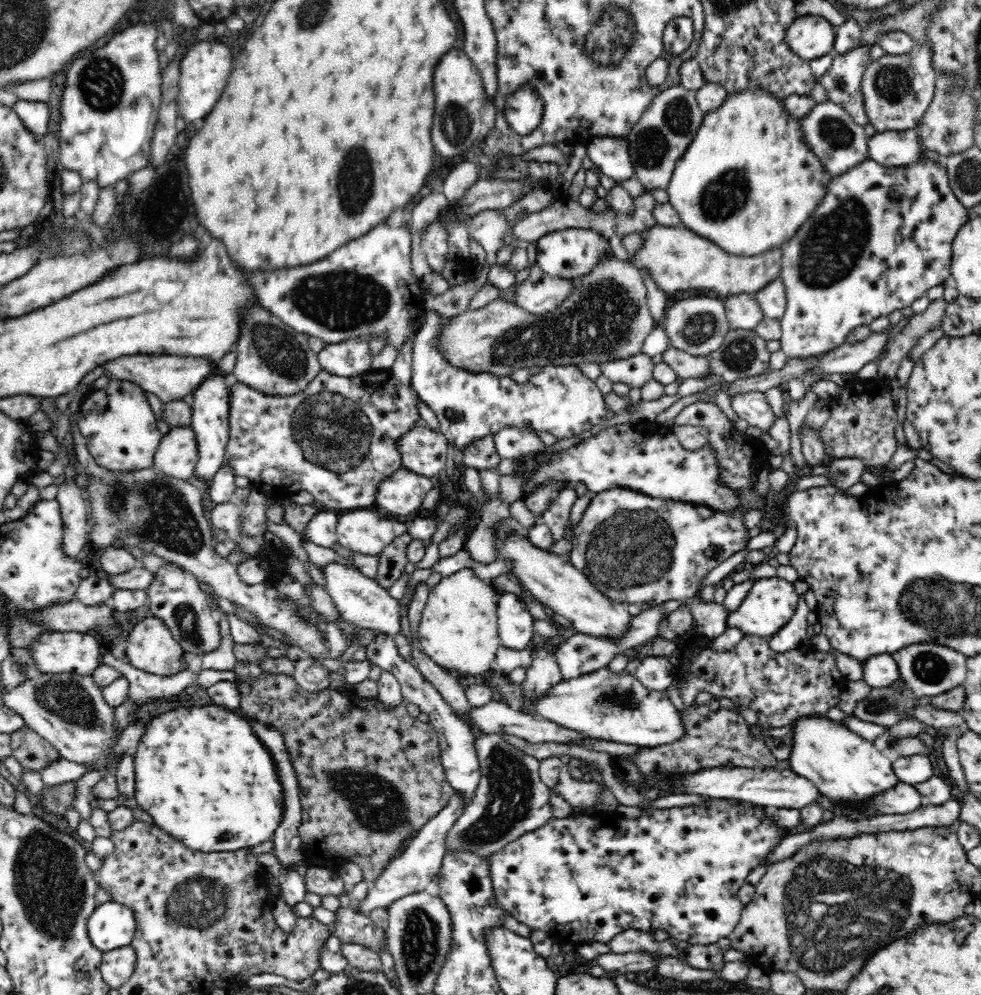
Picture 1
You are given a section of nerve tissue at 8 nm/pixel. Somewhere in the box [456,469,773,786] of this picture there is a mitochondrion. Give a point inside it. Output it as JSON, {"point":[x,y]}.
{"point":[629,550]}

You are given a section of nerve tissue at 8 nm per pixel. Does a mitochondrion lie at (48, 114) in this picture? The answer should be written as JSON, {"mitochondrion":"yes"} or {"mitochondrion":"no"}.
{"mitochondrion":"no"}

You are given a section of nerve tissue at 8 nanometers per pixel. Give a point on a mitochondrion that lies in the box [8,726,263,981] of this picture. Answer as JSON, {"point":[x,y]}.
{"point":[48,882]}

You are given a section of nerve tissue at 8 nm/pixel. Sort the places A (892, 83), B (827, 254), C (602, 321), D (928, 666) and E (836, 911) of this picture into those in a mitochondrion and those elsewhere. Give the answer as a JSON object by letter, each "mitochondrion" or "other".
{"A":"mitochondrion","B":"mitochondrion","C":"mitochondrion","D":"mitochondrion","E":"mitochondrion"}

